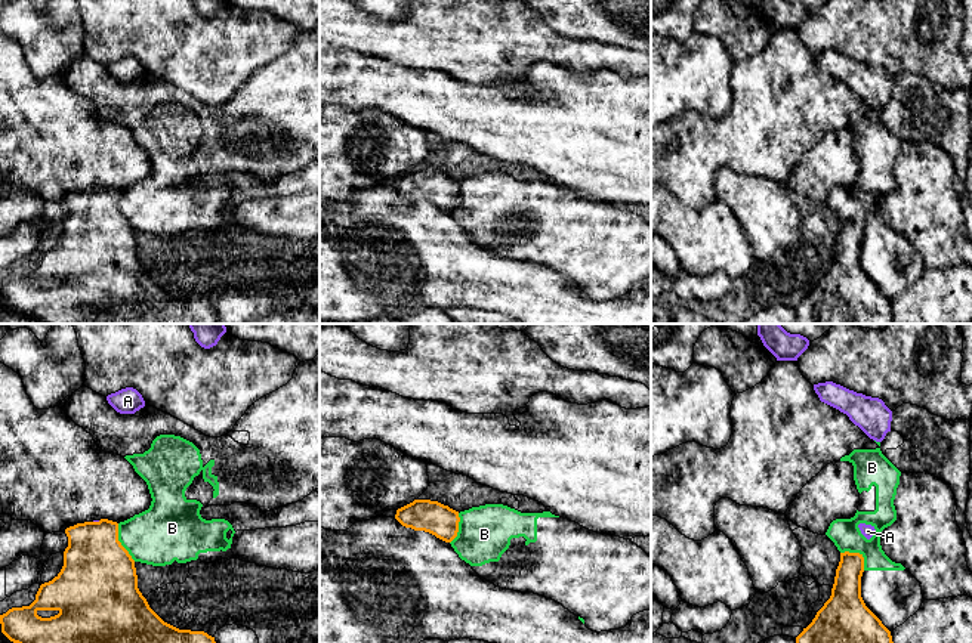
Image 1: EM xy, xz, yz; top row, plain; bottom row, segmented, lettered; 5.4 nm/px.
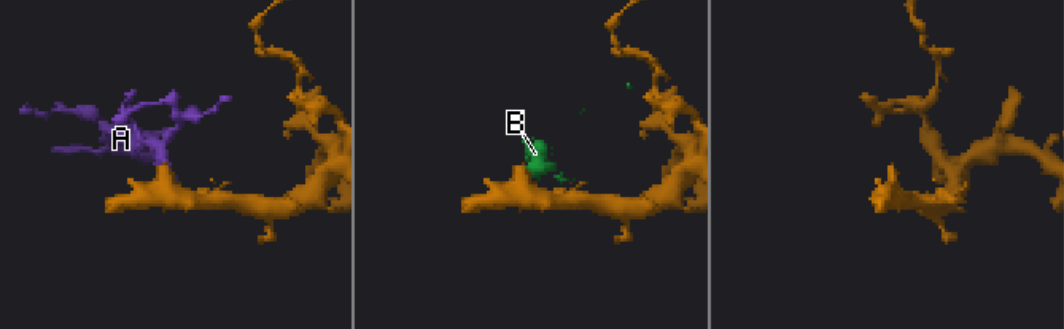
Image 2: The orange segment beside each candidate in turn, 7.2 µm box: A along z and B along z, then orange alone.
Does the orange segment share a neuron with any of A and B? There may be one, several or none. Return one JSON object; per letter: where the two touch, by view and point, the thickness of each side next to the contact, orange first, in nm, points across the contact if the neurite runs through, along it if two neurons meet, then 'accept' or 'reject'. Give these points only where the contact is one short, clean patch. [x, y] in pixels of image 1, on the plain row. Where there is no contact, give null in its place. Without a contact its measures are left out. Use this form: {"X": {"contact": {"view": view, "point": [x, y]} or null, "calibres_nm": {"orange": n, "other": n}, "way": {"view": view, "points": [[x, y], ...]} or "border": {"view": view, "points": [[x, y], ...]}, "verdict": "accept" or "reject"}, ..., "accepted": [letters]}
{"A": {"contact": {"view": "xy", "point": [96, 191]}, "calibres_nm": {"orange": 360, "other": 20}, "way": {"view": "xy", "points": [[96, 237], [96, 191], [93, 189]]}, "verdict": "accept"}, "B": {"contact": {"view": "xy", "point": [120, 212]}, "calibres_nm": {"orange": 420, "other": 320}, "border": {"view": "xy", "points": [[117, 192], [117, 209], [135, 229]]}, "verdict": "reject"}, "accepted": ["A"]}

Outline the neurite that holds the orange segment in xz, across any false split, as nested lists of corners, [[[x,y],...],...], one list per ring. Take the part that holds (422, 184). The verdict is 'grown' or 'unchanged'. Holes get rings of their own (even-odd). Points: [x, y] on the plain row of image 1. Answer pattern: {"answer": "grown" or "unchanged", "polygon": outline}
{"answer": "unchanged", "polygon": [[[414,169],[396,179],[395,188],[405,197],[425,200],[451,211],[459,201],[459,180],[431,169]]]}

